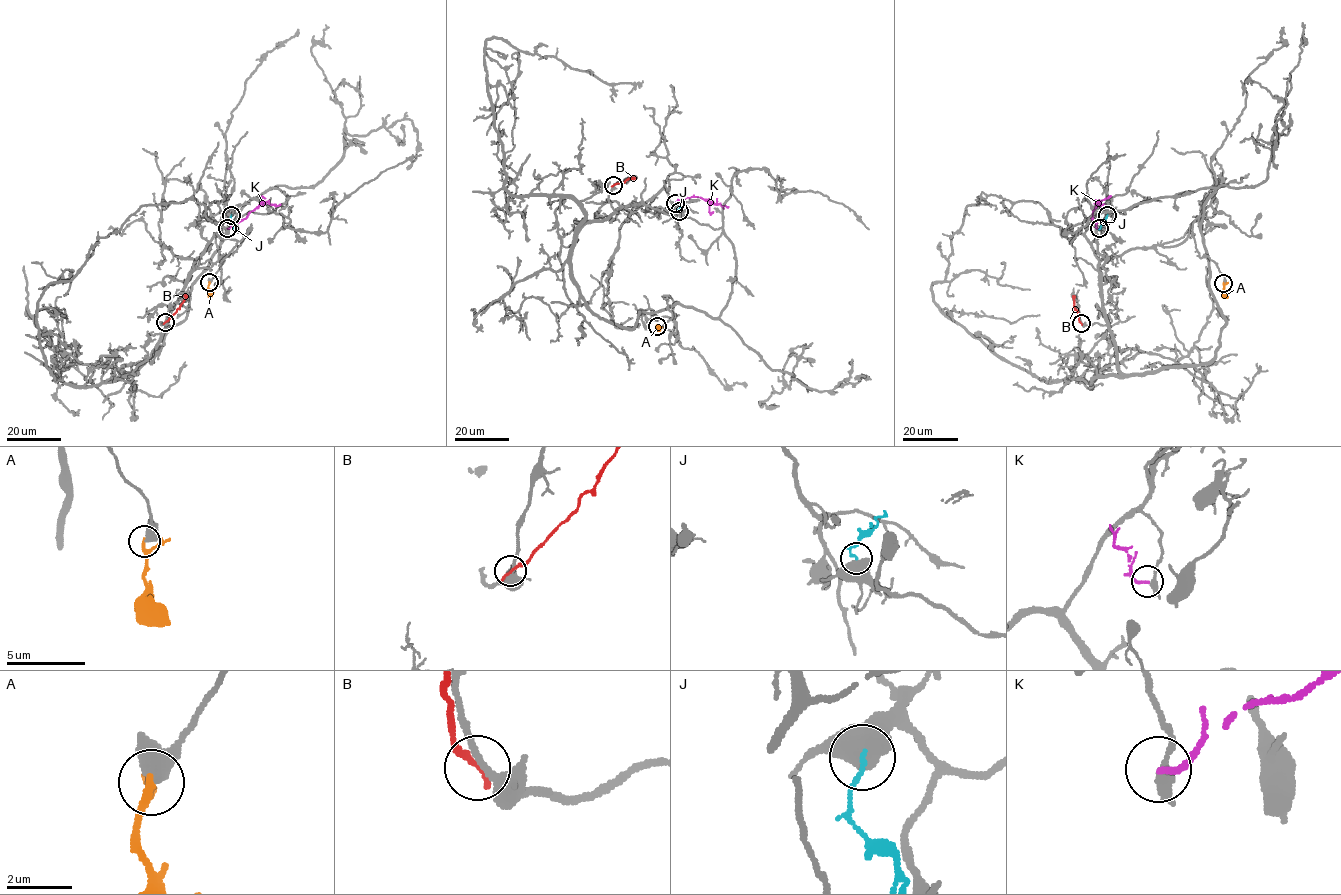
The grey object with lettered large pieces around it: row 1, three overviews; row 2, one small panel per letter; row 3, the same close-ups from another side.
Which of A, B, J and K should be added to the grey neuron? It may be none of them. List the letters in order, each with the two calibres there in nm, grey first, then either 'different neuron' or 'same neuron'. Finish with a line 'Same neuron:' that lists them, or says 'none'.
A: 550/180 nm | different neuron
B: 280/200 nm | different neuron
J: 700/130 nm | different neuron
K: 440/160 nm | different neuron
Same neuron: none

